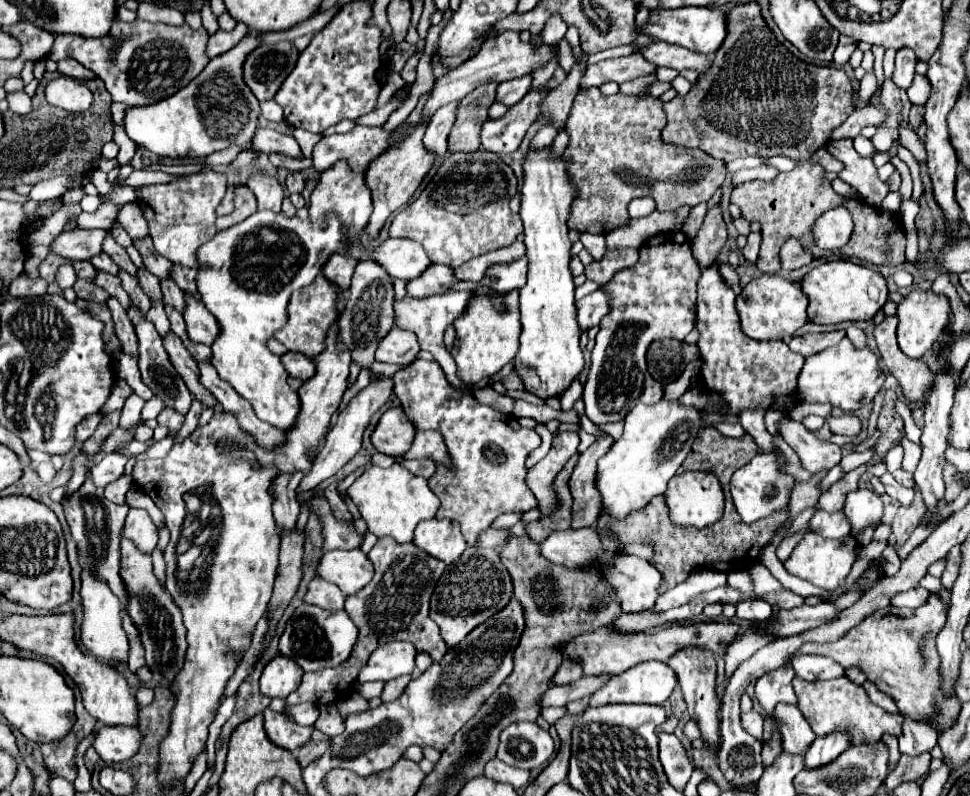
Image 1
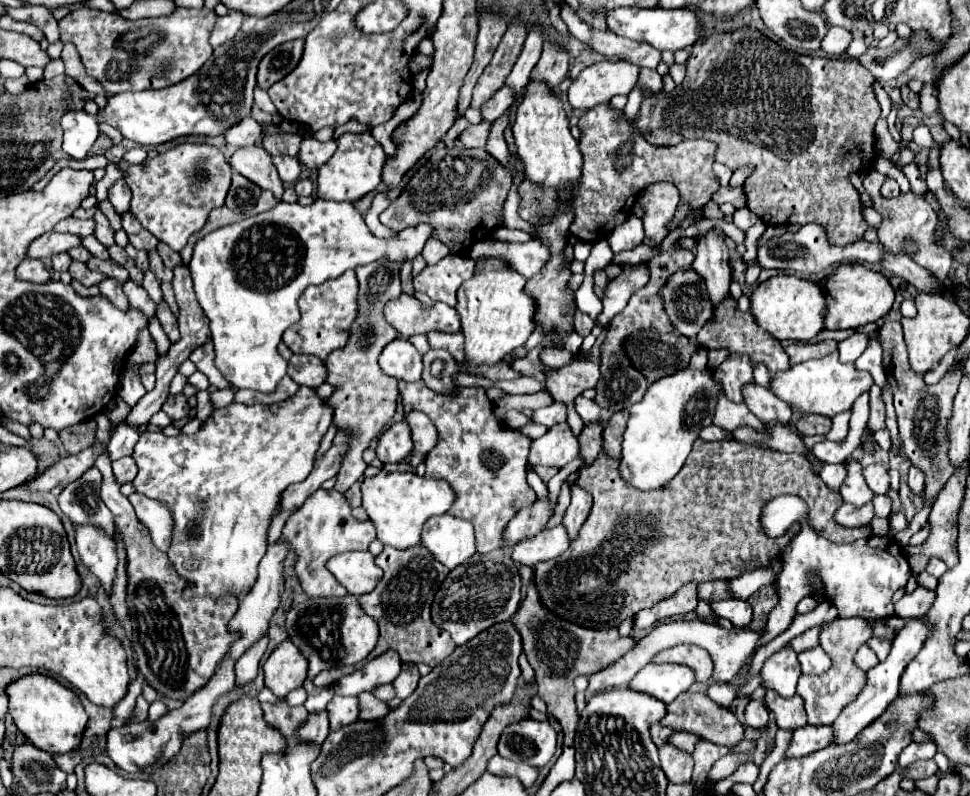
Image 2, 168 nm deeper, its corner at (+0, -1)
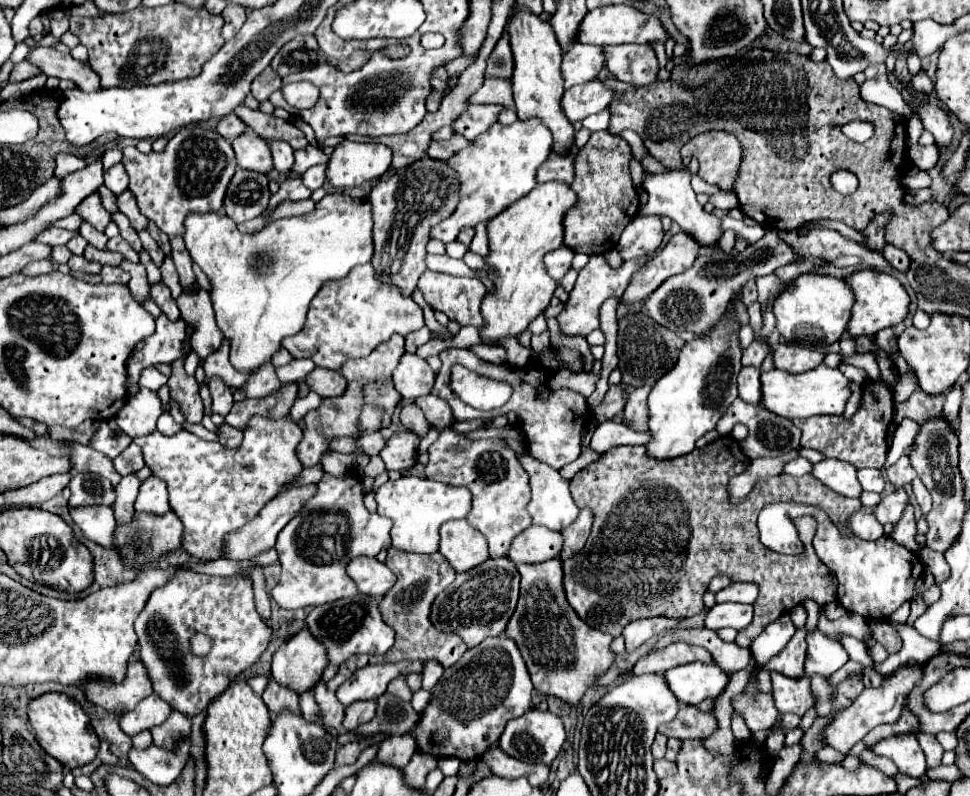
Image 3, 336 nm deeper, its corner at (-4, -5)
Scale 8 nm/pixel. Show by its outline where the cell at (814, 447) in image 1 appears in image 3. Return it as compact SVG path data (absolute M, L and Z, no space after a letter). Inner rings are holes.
M742 368L738 374L738 396L744 402L750 402L758 406L762 402L762 390L760 390L760 370L758 368Z

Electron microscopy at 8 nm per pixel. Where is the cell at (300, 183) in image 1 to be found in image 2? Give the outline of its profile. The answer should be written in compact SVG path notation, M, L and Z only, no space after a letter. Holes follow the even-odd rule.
M276 156L274 164L278 168L278 176L284 184L294 184L300 178L300 164L296 158L288 156Z

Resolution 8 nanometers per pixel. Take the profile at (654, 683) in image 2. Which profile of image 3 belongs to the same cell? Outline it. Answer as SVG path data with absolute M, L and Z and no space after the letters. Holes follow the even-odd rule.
M694 662L666 670L664 680L680 704L700 704L704 698L716 698L726 688L728 674L716 664Z

